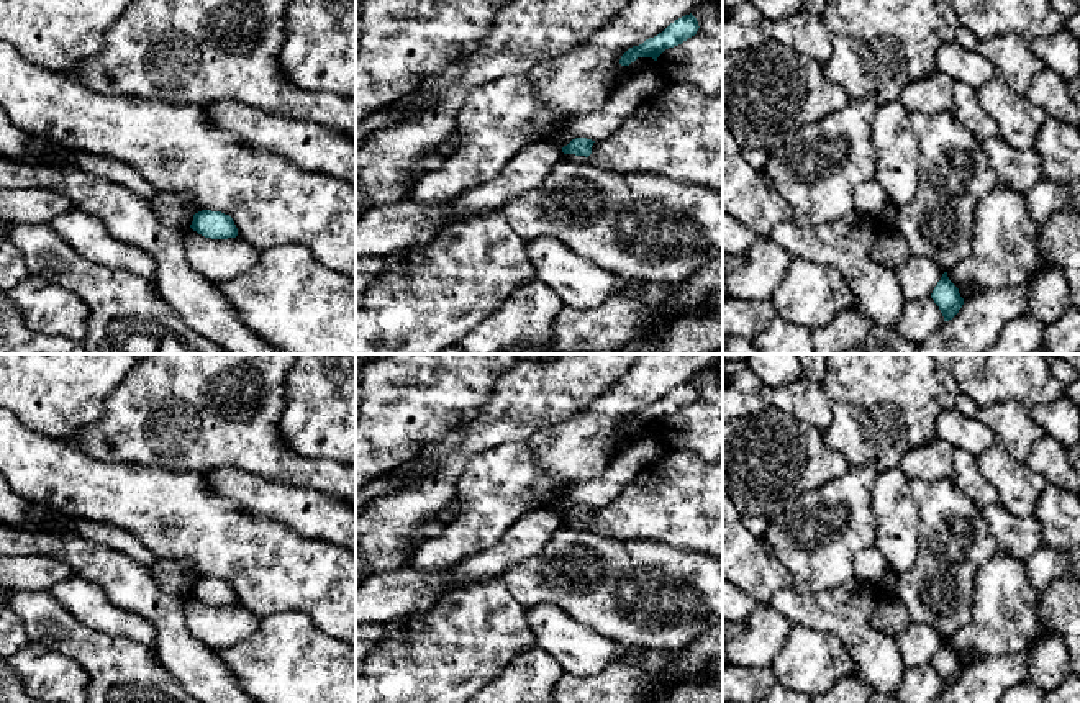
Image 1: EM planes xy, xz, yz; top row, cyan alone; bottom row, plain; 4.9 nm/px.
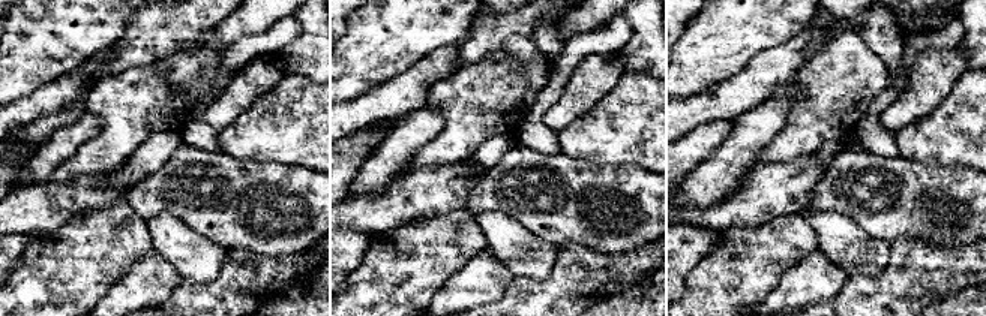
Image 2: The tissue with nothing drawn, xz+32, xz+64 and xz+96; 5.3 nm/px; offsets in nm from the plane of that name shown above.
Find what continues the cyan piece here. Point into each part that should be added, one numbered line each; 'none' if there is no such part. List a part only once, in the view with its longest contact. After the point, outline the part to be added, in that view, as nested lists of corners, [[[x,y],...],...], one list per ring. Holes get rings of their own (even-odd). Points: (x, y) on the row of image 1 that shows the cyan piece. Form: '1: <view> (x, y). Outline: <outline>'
none

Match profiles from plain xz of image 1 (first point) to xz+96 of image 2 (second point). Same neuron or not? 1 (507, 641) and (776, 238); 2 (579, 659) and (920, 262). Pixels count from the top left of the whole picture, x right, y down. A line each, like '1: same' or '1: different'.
1: same
2: different

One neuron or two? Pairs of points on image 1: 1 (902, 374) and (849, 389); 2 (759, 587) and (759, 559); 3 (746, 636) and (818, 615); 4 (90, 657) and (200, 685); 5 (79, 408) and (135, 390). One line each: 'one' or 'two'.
1: one
2: one
3: two
4: two
5: two

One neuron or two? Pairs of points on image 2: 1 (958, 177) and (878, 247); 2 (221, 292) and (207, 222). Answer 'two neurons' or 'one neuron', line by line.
1: two neurons
2: two neurons

